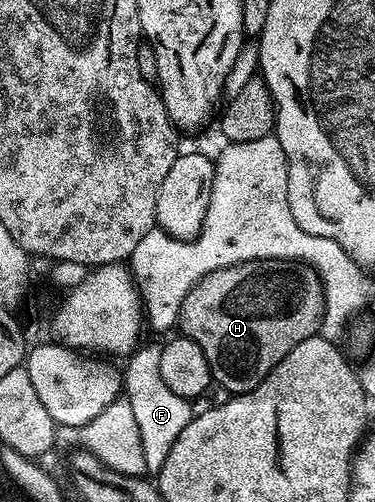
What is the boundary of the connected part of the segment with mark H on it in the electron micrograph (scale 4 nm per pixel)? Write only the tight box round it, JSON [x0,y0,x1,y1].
[177,257,326,394]

